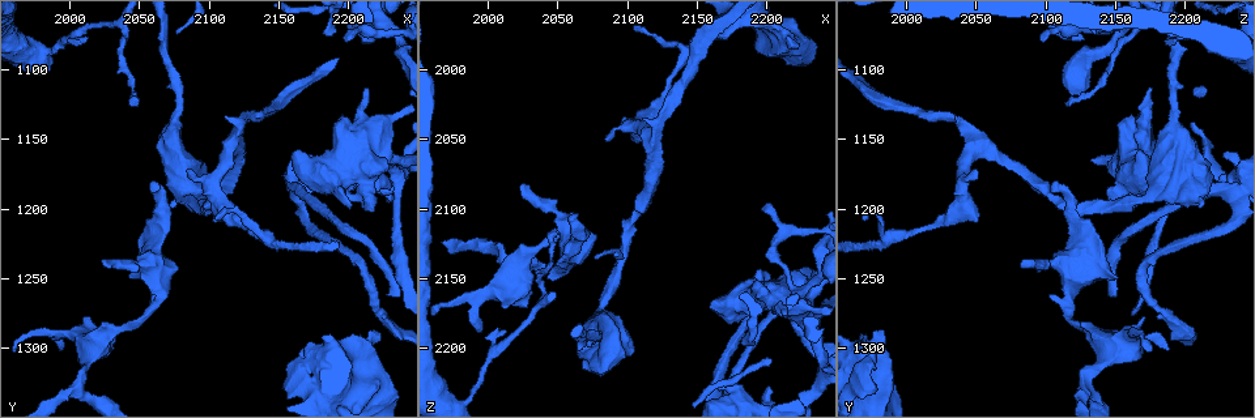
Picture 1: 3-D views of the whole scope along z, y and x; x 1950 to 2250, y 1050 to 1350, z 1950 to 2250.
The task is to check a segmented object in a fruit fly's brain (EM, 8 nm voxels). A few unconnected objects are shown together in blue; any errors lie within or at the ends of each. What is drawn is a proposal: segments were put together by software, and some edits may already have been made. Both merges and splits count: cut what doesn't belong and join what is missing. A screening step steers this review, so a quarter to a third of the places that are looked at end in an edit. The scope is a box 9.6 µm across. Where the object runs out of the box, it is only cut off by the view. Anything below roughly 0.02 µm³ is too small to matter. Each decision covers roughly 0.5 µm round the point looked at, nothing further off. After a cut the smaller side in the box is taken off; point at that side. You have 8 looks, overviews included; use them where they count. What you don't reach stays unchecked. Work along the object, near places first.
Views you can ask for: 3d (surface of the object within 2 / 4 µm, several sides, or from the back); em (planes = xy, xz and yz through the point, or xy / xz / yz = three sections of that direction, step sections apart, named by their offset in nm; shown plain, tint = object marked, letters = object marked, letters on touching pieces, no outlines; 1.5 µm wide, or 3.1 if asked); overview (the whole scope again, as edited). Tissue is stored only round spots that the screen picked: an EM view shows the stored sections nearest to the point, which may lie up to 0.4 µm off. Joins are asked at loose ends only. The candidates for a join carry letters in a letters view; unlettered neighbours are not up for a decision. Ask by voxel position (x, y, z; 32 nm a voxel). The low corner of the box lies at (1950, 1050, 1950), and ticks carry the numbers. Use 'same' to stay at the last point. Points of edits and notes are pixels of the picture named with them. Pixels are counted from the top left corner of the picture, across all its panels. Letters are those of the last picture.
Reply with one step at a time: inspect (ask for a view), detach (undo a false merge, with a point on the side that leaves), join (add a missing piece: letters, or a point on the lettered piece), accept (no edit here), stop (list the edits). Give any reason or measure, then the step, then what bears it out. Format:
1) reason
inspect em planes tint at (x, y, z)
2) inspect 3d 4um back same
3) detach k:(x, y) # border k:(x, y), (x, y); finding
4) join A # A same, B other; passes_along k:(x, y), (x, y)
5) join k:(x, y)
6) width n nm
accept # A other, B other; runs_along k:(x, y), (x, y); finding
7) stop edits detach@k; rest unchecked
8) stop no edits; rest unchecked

thin end
inspect em planes letters at (2198, 1078, 2098)

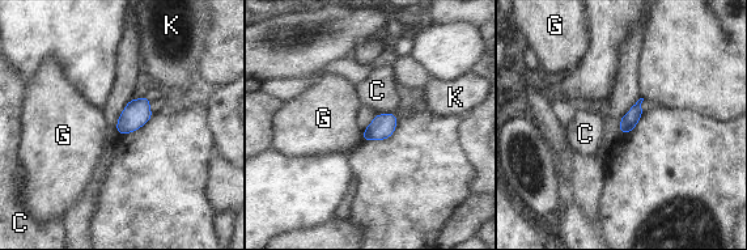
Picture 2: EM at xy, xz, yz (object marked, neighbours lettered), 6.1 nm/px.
accept # C other, G other, K other; border 2:(361, 132), (363, 139); no lettered piece goes on from it

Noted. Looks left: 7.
an open end
inspect em xy step 8 tint at (2212, 1112, 2178)

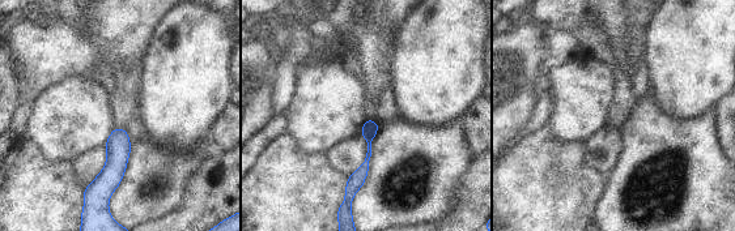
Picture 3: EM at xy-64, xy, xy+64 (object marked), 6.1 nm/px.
another direction
inspect em planes letters same

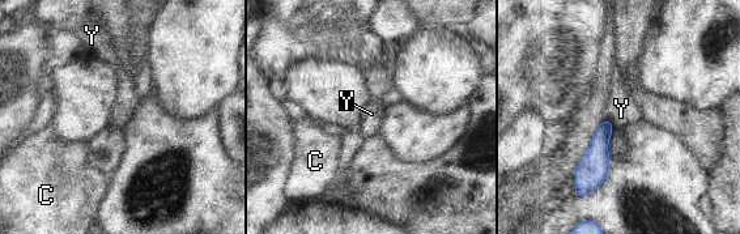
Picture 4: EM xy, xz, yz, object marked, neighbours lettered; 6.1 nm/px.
accept # C other, Y other; border 4:(605, 119), (613, 127); no lettered piece goes on from it

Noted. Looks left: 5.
branch stops here
inspect 3d 4um at (2086, 1172, 2050)

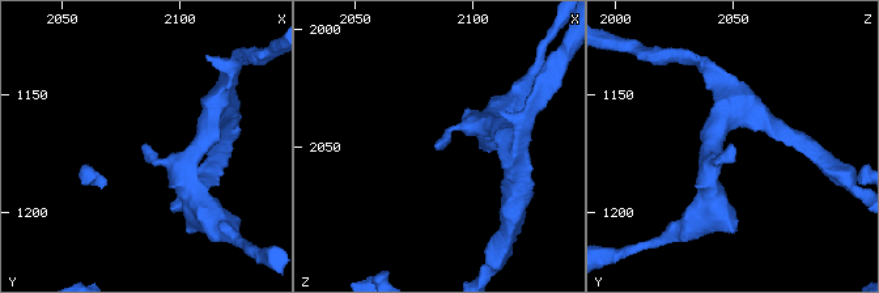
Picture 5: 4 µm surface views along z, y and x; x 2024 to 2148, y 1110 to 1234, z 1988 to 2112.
inspect em xz step 8 letters at (2085, 1171, 2050)

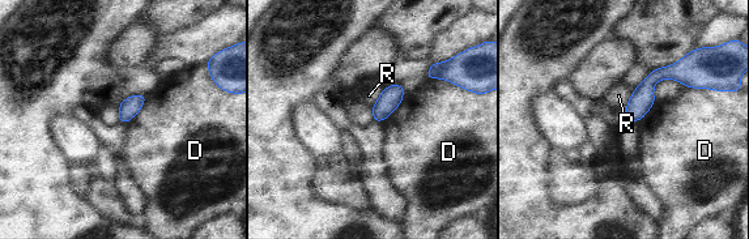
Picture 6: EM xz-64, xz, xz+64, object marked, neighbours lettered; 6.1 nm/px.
cut it another way
inspect em planes letters same

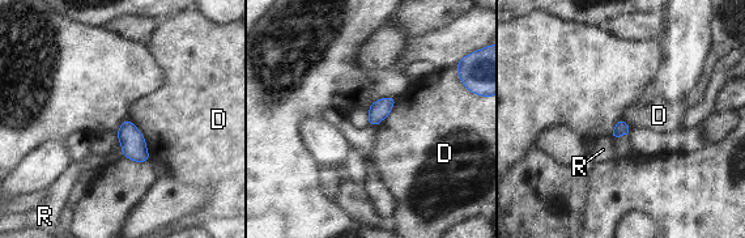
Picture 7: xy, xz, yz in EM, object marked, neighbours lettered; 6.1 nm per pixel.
longest_contact D 260 nm
accept # D other, R other; border 7:(131, 119), (141, 134), (150, 157); none of them fits

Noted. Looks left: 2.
stop no edits; rest unchecked

